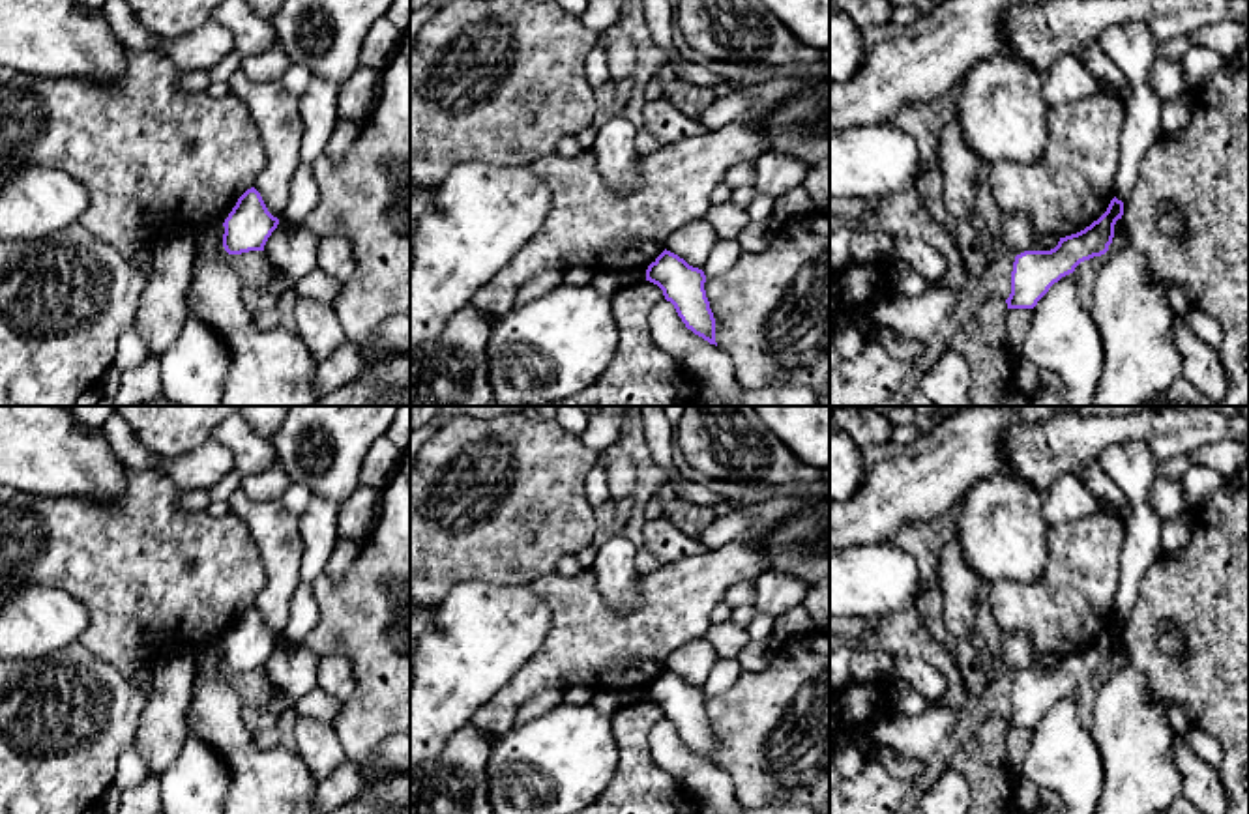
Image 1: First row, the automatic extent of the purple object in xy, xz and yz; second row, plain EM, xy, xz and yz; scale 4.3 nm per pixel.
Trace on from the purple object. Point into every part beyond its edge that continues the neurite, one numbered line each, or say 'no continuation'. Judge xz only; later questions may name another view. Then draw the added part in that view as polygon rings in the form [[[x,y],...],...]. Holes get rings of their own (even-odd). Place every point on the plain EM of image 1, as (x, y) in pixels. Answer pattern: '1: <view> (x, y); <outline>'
no continuation

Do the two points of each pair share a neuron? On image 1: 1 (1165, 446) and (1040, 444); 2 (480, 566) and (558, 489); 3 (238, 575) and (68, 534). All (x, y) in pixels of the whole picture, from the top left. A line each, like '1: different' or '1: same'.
1: same
2: same
3: same

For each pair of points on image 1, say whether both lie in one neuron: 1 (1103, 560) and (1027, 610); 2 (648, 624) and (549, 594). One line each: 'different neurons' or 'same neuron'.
1: same neuron
2: same neuron

